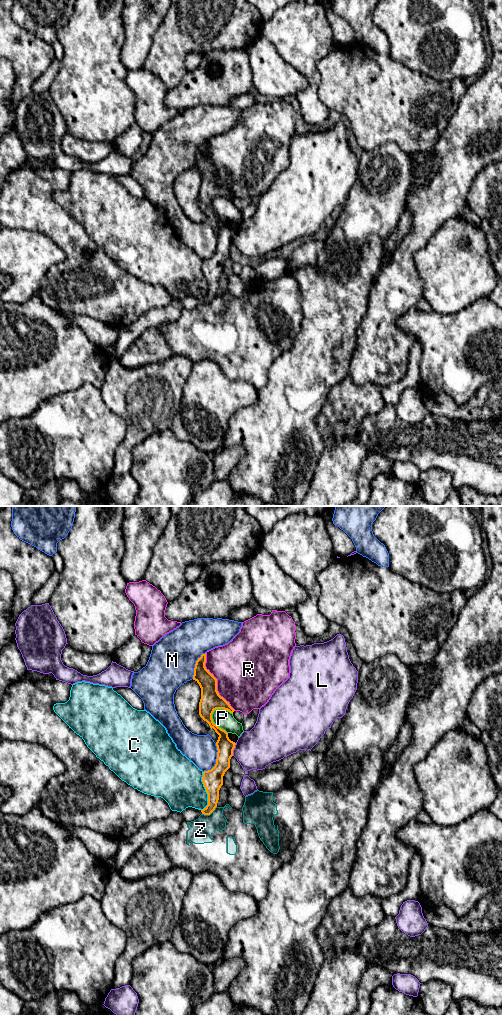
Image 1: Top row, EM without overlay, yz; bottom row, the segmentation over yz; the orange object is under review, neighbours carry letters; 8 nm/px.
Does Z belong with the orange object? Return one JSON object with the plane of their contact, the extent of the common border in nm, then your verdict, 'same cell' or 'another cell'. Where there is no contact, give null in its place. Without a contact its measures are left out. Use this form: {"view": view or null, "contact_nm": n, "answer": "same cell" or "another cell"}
{"view": "yz", "contact_nm": 140, "answer": "another cell"}

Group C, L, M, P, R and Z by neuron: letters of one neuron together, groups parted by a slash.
C / L / M / P / R / Z

